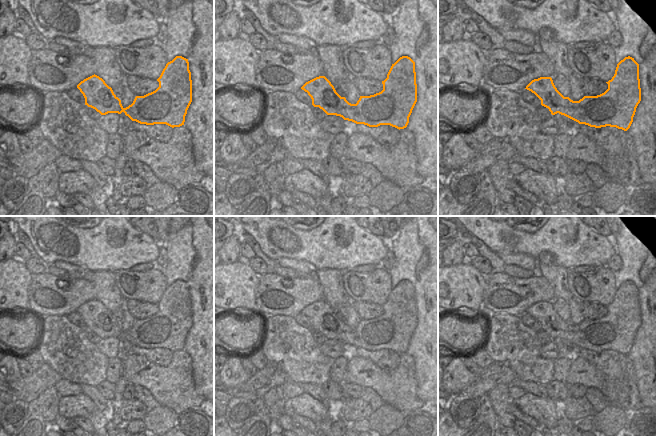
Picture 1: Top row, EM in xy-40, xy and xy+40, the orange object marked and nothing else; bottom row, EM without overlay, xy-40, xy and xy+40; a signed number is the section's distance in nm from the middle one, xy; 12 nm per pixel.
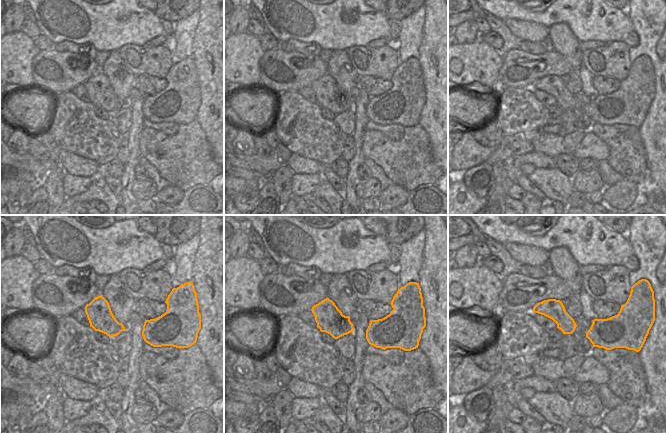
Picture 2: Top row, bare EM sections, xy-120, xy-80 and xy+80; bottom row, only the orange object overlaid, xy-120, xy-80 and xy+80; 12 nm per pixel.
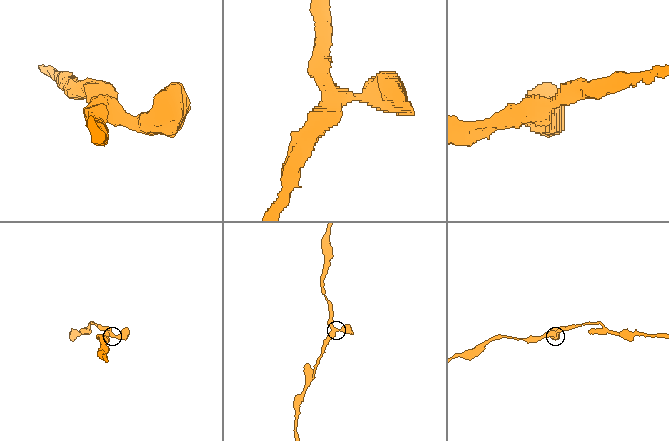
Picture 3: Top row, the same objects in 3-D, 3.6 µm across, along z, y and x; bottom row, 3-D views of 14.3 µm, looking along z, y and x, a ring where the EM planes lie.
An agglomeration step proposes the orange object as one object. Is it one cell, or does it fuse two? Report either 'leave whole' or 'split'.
leave whole

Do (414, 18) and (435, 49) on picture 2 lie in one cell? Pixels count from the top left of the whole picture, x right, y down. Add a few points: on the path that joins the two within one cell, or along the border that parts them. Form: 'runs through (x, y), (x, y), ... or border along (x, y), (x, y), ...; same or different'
border along (425, 10), (425, 22), (418, 53); different

